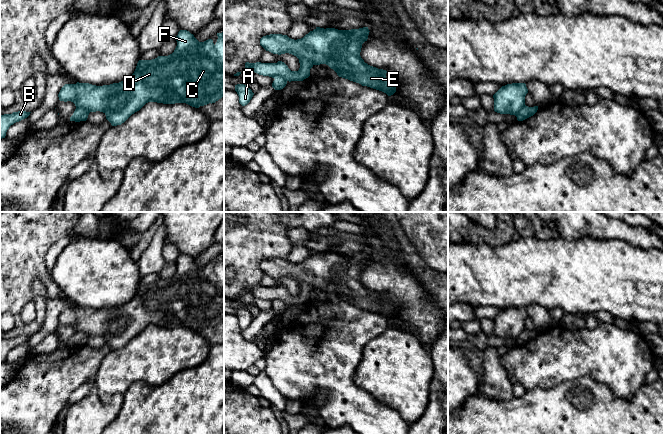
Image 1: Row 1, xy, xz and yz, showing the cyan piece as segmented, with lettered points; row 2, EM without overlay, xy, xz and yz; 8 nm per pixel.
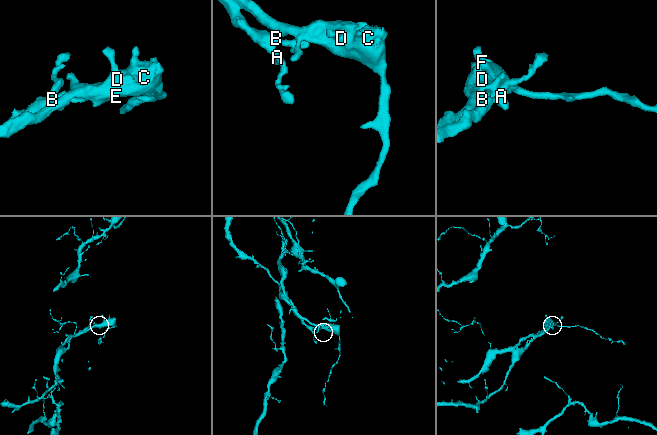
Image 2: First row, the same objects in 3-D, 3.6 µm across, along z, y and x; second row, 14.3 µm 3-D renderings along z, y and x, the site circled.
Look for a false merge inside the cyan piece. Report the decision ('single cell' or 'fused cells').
fused cells

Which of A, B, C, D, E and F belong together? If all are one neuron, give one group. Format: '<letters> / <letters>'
A B / C D E F

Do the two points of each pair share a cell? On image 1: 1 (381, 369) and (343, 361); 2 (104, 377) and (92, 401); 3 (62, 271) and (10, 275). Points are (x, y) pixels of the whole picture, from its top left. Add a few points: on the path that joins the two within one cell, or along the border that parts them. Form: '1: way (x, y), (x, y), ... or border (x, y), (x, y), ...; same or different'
1: border (367, 342), (354, 373), (354, 383), (358, 387); different
2: border (95, 386), (103, 402), (120, 393); different
3: border (50, 275), (60, 289); different

